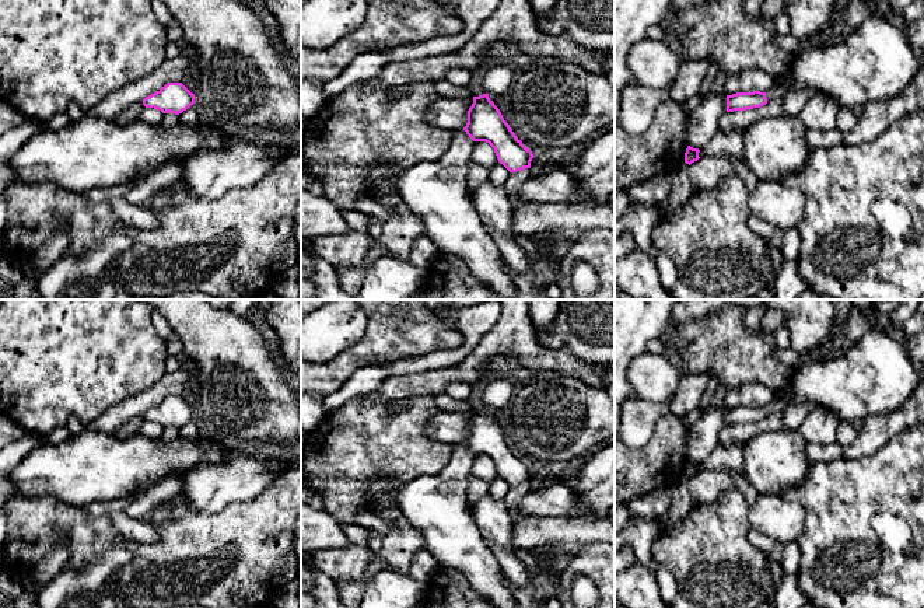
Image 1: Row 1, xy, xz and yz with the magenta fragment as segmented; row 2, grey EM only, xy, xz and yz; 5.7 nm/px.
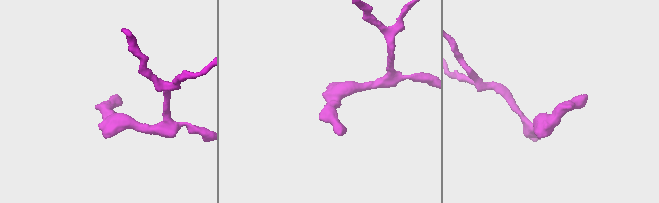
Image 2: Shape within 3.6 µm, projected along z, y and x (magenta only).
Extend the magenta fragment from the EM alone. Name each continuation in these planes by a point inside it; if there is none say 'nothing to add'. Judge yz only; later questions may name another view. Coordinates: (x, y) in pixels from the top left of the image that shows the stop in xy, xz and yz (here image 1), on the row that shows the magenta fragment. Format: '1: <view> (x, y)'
1: yz (877, 62)

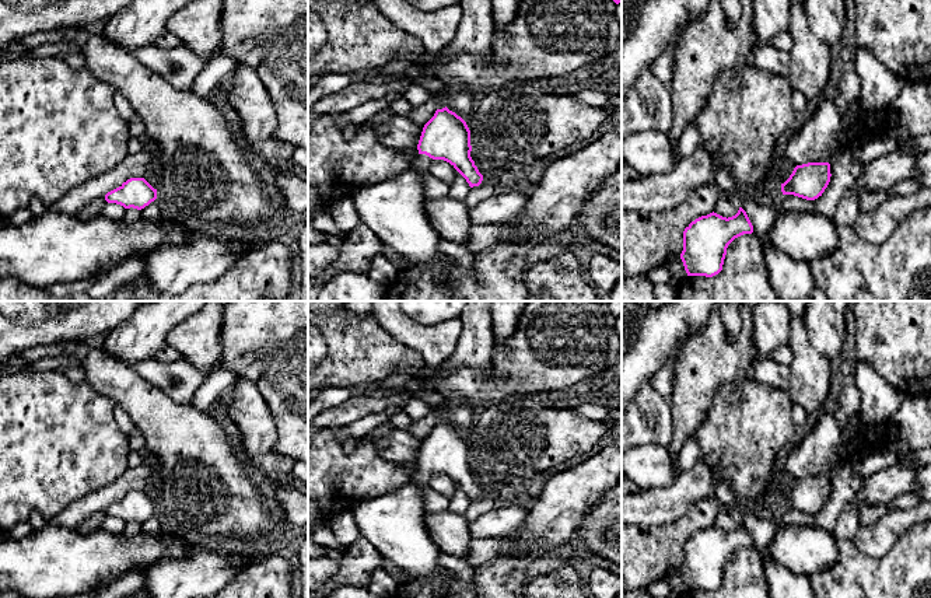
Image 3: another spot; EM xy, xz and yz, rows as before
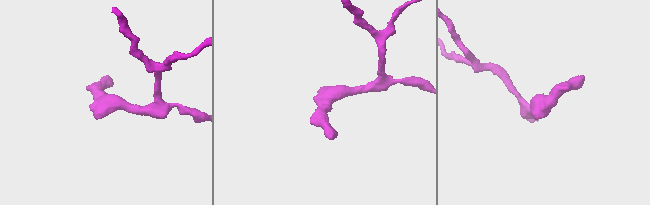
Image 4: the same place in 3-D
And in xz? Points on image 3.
1: xz (394, 209)

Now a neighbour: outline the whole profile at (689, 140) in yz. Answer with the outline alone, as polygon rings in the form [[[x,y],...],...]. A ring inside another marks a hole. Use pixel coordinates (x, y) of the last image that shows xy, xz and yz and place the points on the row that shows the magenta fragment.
[[[692,122],[687,125],[687,127],[683,130],[679,141],[678,141],[678,150],[682,154],[682,157],[692,155],[697,148],[700,147],[700,133],[697,129],[697,123]]]

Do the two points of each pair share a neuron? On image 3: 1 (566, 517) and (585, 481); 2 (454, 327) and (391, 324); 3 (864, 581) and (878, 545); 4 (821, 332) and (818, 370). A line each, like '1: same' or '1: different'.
1: same
2: same
3: different
4: different

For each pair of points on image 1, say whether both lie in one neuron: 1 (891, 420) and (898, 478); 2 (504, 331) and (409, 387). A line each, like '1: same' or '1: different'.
1: different
2: same

